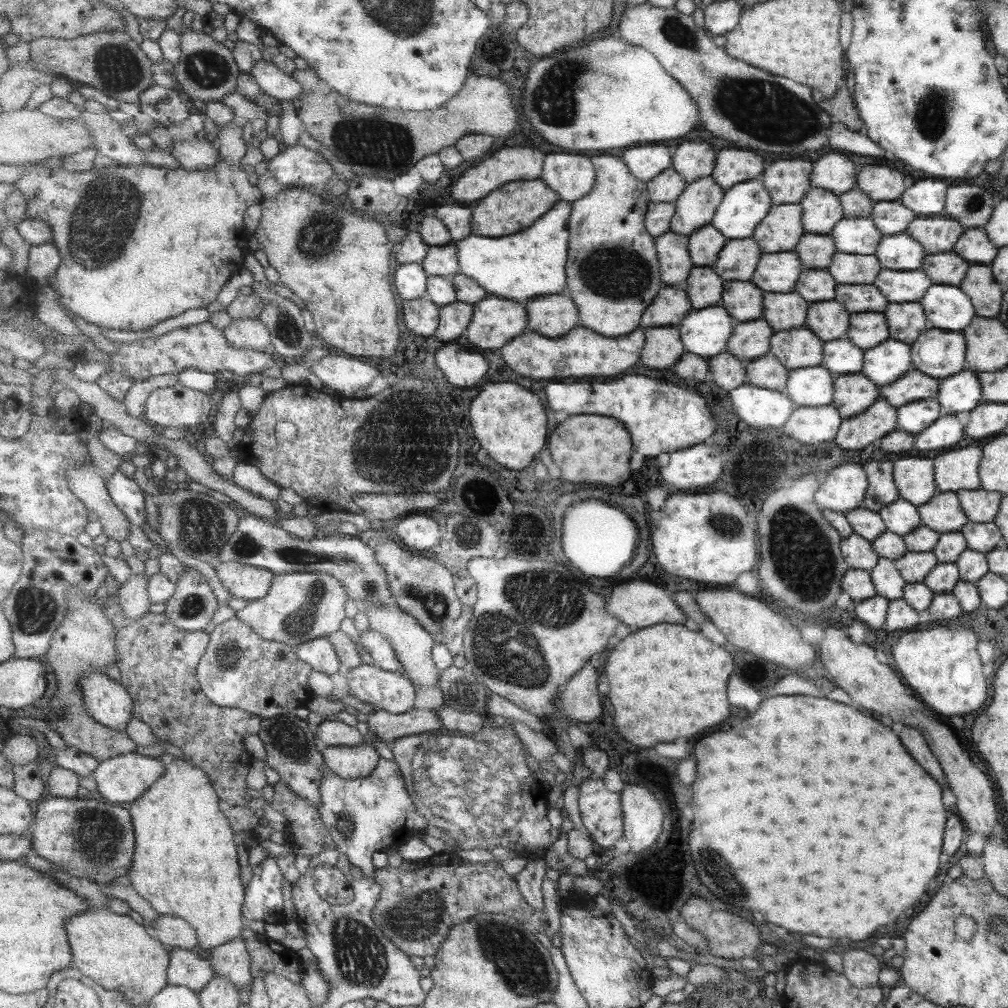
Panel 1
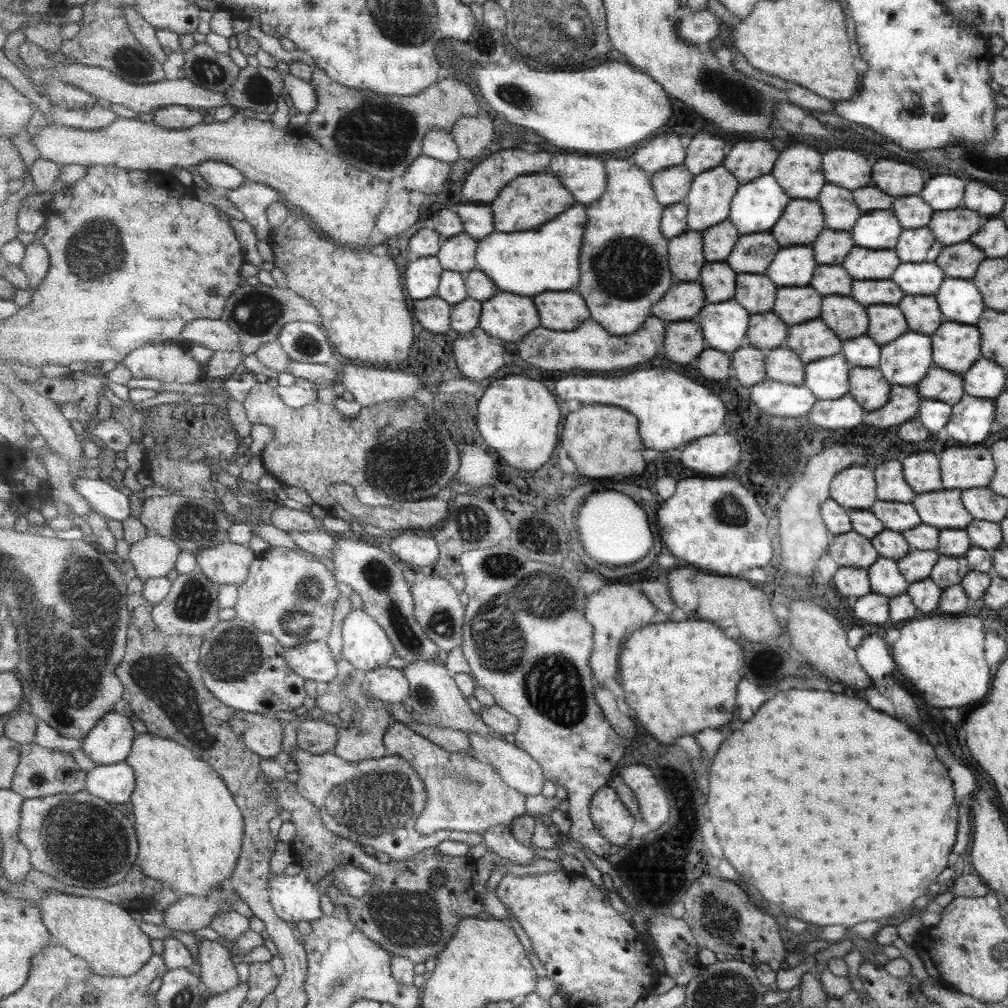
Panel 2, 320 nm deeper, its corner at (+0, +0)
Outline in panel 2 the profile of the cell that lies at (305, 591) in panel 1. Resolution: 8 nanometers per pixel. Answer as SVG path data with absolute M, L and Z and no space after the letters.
M279 546L257 556L250 576L240 585L235 611L240 619L275 635L284 647L295 647L330 638L339 595L335 574L319 558L300 547Z

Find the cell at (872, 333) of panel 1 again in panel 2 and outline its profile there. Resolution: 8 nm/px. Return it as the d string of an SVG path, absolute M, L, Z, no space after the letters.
M869 306L866 313L869 315L870 322L865 335L874 339L879 346L894 341L909 330L905 315L899 306Z

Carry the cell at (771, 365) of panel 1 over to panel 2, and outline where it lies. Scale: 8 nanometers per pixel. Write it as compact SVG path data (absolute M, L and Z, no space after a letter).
M775 347L766 356L767 378L792 385L801 385L805 381L805 364L799 355L786 347Z

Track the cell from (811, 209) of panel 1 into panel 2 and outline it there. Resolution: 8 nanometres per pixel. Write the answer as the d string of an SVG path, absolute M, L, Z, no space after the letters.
M827 183L815 199L822 207L825 216L825 228L835 231L851 231L863 214L854 201L853 192L846 187Z

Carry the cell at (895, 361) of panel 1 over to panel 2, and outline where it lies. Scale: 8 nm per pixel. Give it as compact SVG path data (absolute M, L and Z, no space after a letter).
M908 330L894 341L881 346L877 368L891 385L915 386L933 367L930 335Z

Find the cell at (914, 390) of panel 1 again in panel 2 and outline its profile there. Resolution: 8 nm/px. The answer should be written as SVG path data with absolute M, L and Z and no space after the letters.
M932 367L915 388L922 399L935 399L949 403L951 407L965 396L961 375L937 367Z

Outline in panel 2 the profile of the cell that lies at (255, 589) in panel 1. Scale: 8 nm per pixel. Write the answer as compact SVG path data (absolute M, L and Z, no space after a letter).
M231 541L221 546L207 548L195 555L197 565L217 586L224 584L243 585L250 576L250 567L257 555L248 544Z

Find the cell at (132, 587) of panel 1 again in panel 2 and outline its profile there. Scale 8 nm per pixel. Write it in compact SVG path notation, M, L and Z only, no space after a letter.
M148 534L131 546L129 559L143 582L167 576L177 566L182 551L177 541L161 535Z

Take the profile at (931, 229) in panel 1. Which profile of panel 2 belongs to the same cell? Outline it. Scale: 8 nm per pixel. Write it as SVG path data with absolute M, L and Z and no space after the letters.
M960 207L959 210L933 211L926 226L943 246L949 246L969 241L982 221L973 210Z

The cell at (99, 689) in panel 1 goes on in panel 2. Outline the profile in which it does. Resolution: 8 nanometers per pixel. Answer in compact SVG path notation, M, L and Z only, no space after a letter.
M111 711L83 740L82 749L97 766L119 764L134 749L136 733L130 717Z

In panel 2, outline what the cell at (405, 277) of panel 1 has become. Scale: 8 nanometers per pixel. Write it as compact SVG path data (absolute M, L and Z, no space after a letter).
M423 257L408 263L406 285L409 296L416 301L437 295L444 272L439 257Z

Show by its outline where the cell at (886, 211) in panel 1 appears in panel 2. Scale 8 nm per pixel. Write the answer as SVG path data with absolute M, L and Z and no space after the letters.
M919 195L895 197L891 210L903 229L925 227L933 212Z

